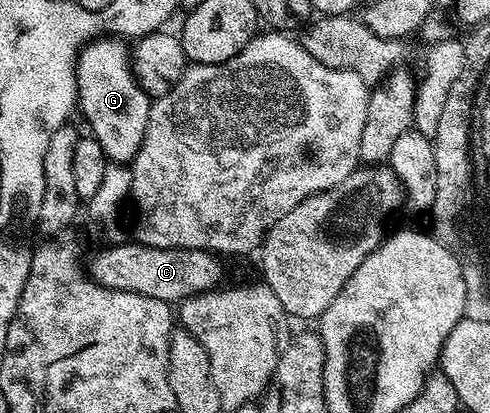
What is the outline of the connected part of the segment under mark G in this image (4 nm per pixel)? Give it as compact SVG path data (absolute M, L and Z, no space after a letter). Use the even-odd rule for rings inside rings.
M98 38L80 49L77 57L77 108L89 123L88 131L99 142L99 146L103 146L106 161L118 160L119 163L128 165L143 142L143 134L147 130L151 96L141 89L141 84L137 81L140 79L131 67L131 52L127 44L125 48L121 40L105 39Z

